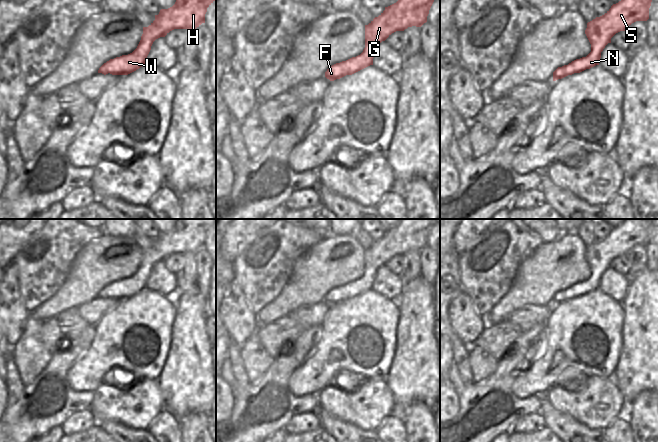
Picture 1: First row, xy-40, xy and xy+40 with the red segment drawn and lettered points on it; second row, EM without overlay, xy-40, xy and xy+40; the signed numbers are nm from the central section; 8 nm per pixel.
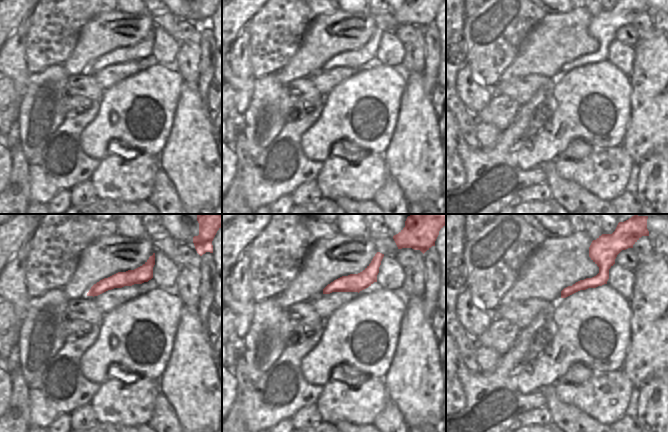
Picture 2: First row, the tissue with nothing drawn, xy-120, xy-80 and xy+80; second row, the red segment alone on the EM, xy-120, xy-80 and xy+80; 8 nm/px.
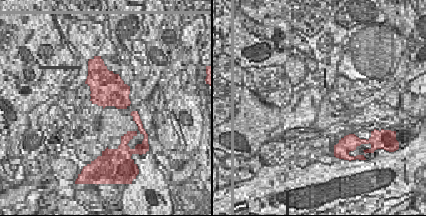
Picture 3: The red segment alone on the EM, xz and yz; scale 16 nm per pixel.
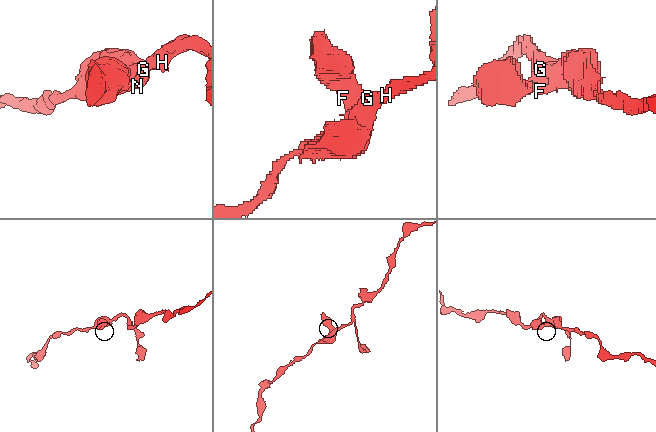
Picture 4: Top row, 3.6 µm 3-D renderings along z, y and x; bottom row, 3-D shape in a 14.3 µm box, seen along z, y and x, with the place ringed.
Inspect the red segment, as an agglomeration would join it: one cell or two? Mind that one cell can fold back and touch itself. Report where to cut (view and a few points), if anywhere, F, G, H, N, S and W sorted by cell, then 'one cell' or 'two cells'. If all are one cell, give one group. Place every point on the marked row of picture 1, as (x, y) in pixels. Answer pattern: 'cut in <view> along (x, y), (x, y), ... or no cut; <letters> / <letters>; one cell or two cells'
no cut; F G H N S W; one cell

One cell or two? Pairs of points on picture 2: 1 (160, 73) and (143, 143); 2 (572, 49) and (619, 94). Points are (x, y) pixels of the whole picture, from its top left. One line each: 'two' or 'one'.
1: one
2: two

